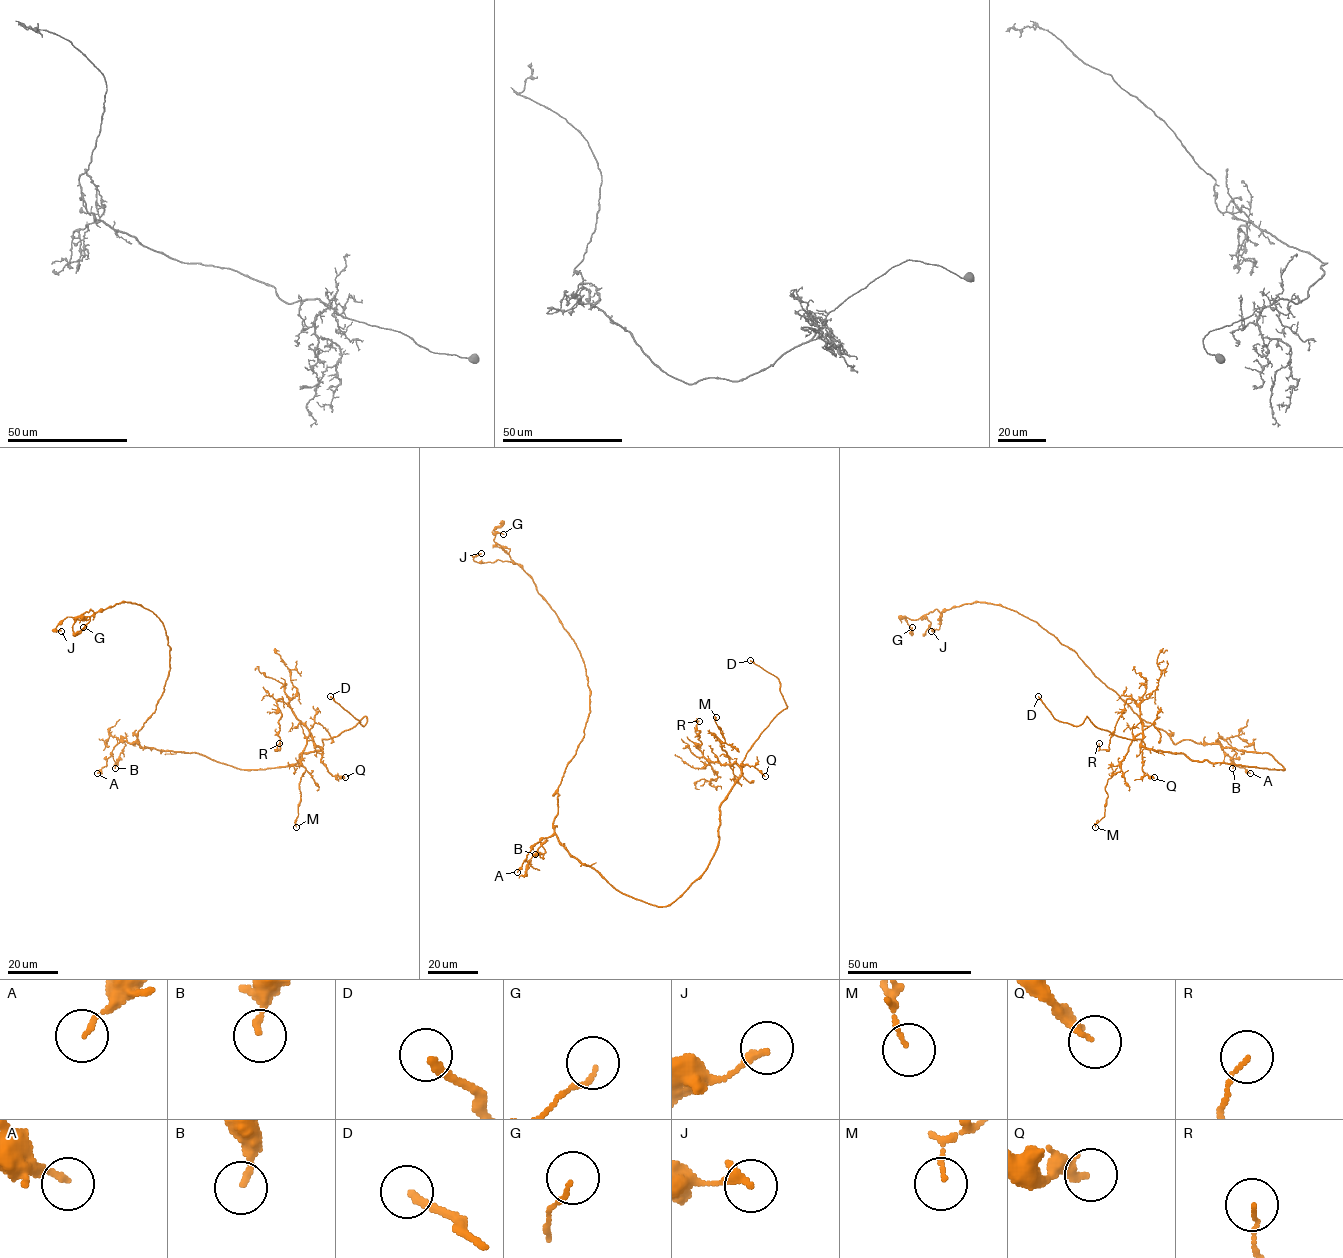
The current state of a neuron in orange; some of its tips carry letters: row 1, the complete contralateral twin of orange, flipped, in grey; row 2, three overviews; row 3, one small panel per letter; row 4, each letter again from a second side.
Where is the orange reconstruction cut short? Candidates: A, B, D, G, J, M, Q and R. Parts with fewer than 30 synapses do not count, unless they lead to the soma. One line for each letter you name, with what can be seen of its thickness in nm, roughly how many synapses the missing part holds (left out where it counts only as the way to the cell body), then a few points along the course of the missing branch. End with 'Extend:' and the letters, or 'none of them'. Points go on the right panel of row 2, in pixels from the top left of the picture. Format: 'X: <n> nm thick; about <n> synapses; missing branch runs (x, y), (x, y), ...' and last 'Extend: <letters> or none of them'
D: 240 nm thick; missing branch runs (1038, 696), (1029, 682)
Extend: D

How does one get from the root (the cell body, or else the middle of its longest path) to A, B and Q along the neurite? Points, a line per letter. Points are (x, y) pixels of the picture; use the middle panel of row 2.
A: (567, 849), (555, 834), (542, 838), (532, 846), (517, 872)
B: (567, 849), (552, 834), (542, 844), (543, 856), (535, 854)
Q: (567, 849), (621, 892), (670, 905), (715, 851), (719, 806), (740, 764), (765, 776)

